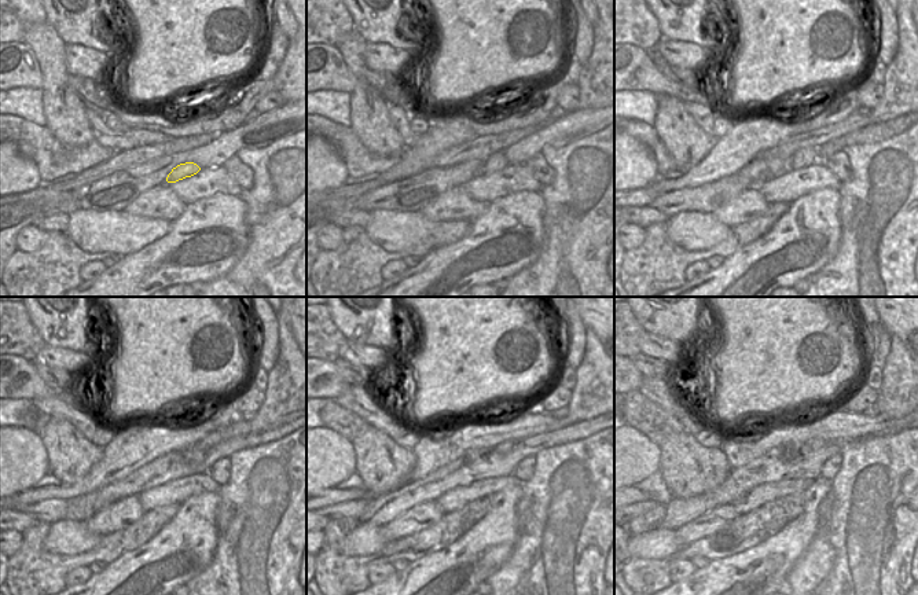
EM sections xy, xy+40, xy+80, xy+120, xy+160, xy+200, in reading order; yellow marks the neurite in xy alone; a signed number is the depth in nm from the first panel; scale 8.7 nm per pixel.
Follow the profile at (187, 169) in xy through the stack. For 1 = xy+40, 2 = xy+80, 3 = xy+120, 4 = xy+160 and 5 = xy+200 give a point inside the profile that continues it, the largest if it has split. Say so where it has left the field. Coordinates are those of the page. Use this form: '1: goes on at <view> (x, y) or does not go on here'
1: goes on at xy+40 (495, 162)
2: goes on at xy+80 (807, 157)
3: goes on at xy+120 (193, 456)
4: goes on at xy+160 (505, 447)
5: goes on at xy+200 (814, 443)

